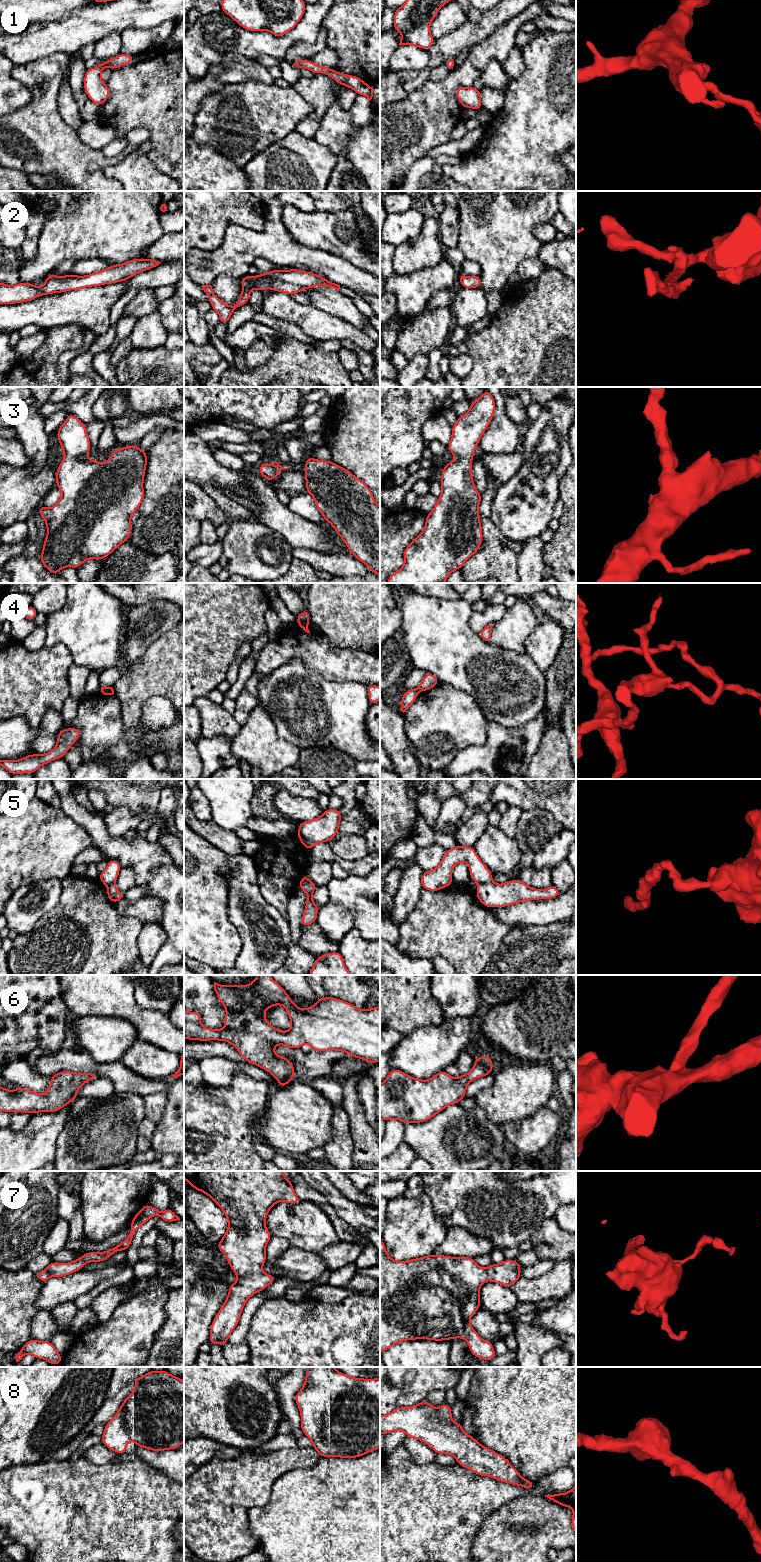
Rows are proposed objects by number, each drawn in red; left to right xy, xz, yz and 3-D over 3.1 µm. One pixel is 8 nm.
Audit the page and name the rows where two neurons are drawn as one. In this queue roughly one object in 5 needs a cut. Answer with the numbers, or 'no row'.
4, 5

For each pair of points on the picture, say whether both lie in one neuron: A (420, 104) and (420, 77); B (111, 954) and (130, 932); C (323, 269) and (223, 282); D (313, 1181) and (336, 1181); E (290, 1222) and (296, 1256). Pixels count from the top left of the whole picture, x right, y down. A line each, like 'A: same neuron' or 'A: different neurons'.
A: different neurons
B: same neuron
C: different neurons
D: different neurons
E: different neurons

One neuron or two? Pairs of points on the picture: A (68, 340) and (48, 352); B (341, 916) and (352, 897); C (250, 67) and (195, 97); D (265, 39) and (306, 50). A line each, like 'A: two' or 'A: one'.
A: one
B: two
C: one
D: two

